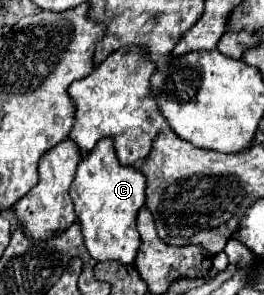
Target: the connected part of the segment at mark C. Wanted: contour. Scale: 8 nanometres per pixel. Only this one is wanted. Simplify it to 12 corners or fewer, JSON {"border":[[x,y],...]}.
{"border":[[112,137],[78,163],[70,197],[88,253],[132,263],[146,177]]}

